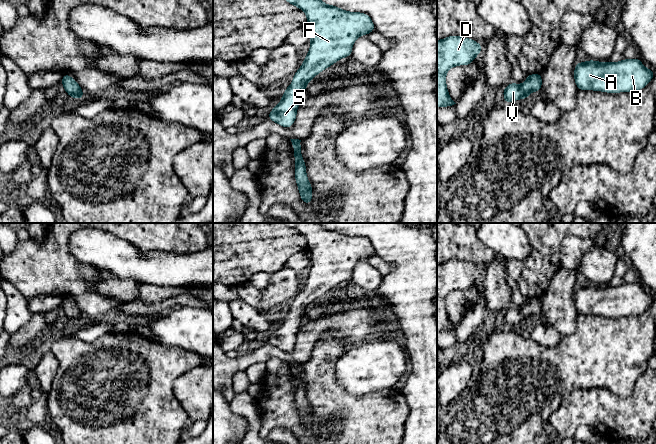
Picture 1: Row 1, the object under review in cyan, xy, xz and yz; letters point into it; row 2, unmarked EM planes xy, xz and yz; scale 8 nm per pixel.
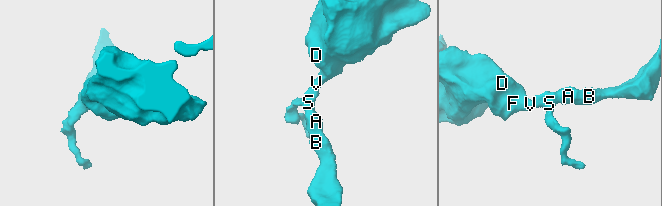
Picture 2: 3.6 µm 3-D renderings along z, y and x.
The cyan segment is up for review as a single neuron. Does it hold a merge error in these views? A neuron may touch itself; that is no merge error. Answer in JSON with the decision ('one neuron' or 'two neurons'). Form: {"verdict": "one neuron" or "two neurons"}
{"verdict": "one neuron"}

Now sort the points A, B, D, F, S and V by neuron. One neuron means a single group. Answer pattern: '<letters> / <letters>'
A B D F S V

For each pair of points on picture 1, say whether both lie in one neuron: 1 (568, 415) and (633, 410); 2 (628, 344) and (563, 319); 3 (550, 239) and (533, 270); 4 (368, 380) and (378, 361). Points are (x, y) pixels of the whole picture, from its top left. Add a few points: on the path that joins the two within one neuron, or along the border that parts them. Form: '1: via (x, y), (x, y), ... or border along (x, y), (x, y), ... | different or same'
1: via (584, 411), (617, 411) | same
2: border along (578, 314), (575, 330), (569, 334), (562, 335) | different
3: via (545, 247), (544, 259), (541, 262) | same
4: via (368, 375), (368, 371), (373, 366) | same

